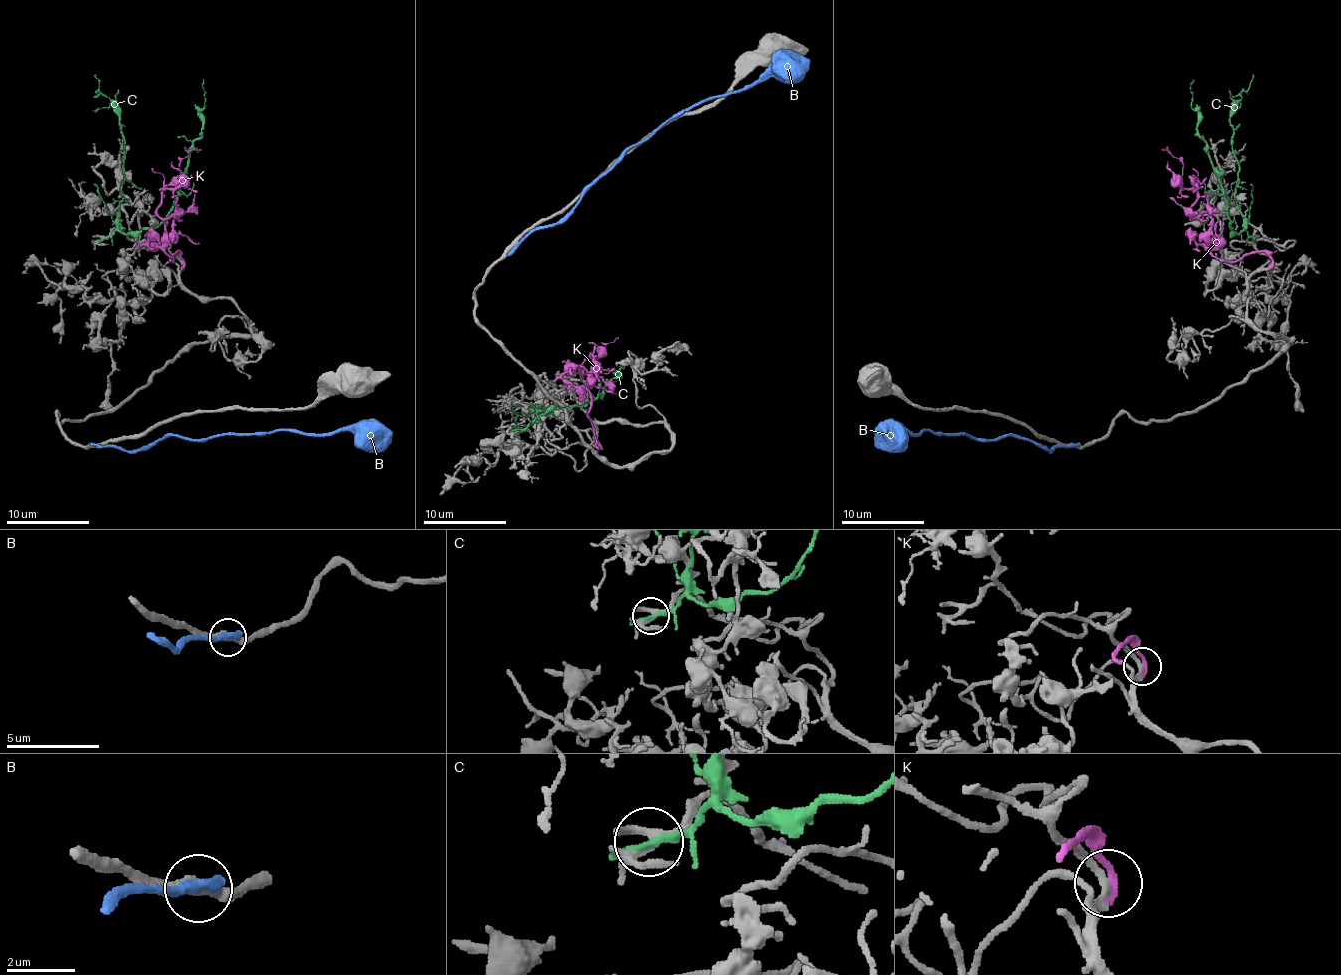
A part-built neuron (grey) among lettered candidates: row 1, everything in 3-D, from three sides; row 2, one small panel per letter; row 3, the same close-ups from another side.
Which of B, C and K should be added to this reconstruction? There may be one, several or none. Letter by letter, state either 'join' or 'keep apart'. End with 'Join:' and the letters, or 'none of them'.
B: keep apart
C: keep apart
K: join
Join: K

